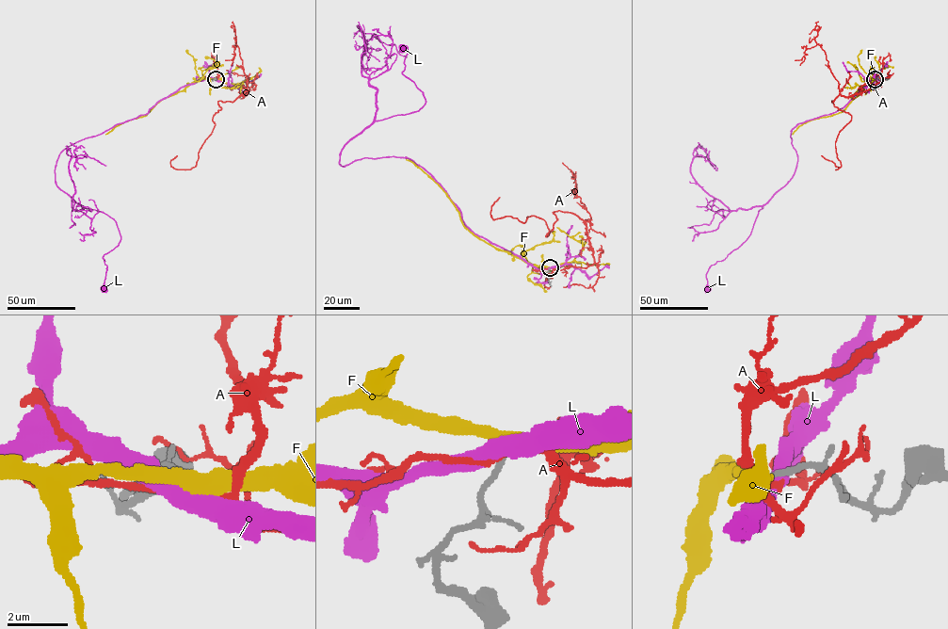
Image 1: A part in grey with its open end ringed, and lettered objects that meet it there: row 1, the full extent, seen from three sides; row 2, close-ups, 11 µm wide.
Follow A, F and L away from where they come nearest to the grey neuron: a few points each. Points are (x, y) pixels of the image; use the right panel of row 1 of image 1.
A: (875, 79), (874, 88), (832, 101), (851, 116), (836, 141), (841, 166), (836, 169), (821, 155)
F: (875, 79), (872, 78), (842, 111), (812, 119), (800, 125), (792, 134)
L: (875, 79), (843, 107), (791, 130), (797, 154), (795, 173), (759, 211), (748, 237), (710, 266), (707, 288)

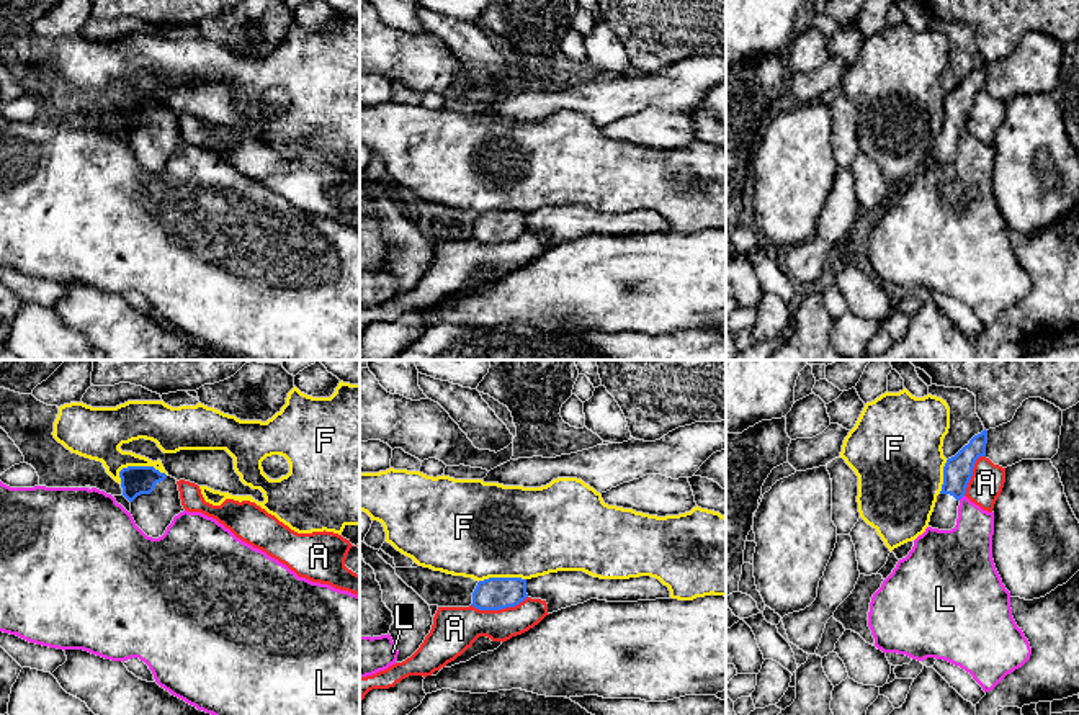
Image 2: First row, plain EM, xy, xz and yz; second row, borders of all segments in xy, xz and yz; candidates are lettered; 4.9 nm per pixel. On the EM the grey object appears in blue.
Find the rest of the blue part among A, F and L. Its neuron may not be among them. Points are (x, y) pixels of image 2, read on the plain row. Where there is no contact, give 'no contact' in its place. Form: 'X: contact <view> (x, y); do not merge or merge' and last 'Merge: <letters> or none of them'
A: contact xz (499, 242); do not merge
F: contact xy (143, 100); do not merge
L: contact yz (960, 131); do not merge
Merge: none of them

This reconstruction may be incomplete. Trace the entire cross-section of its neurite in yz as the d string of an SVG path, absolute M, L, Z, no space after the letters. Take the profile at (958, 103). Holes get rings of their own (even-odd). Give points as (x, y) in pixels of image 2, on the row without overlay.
M987 64L974 69L955 90L948 92L943 100L943 118L937 129L929 160L951 164L956 159L960 133L966 128L968 116L973 110L974 97L986 90Z

